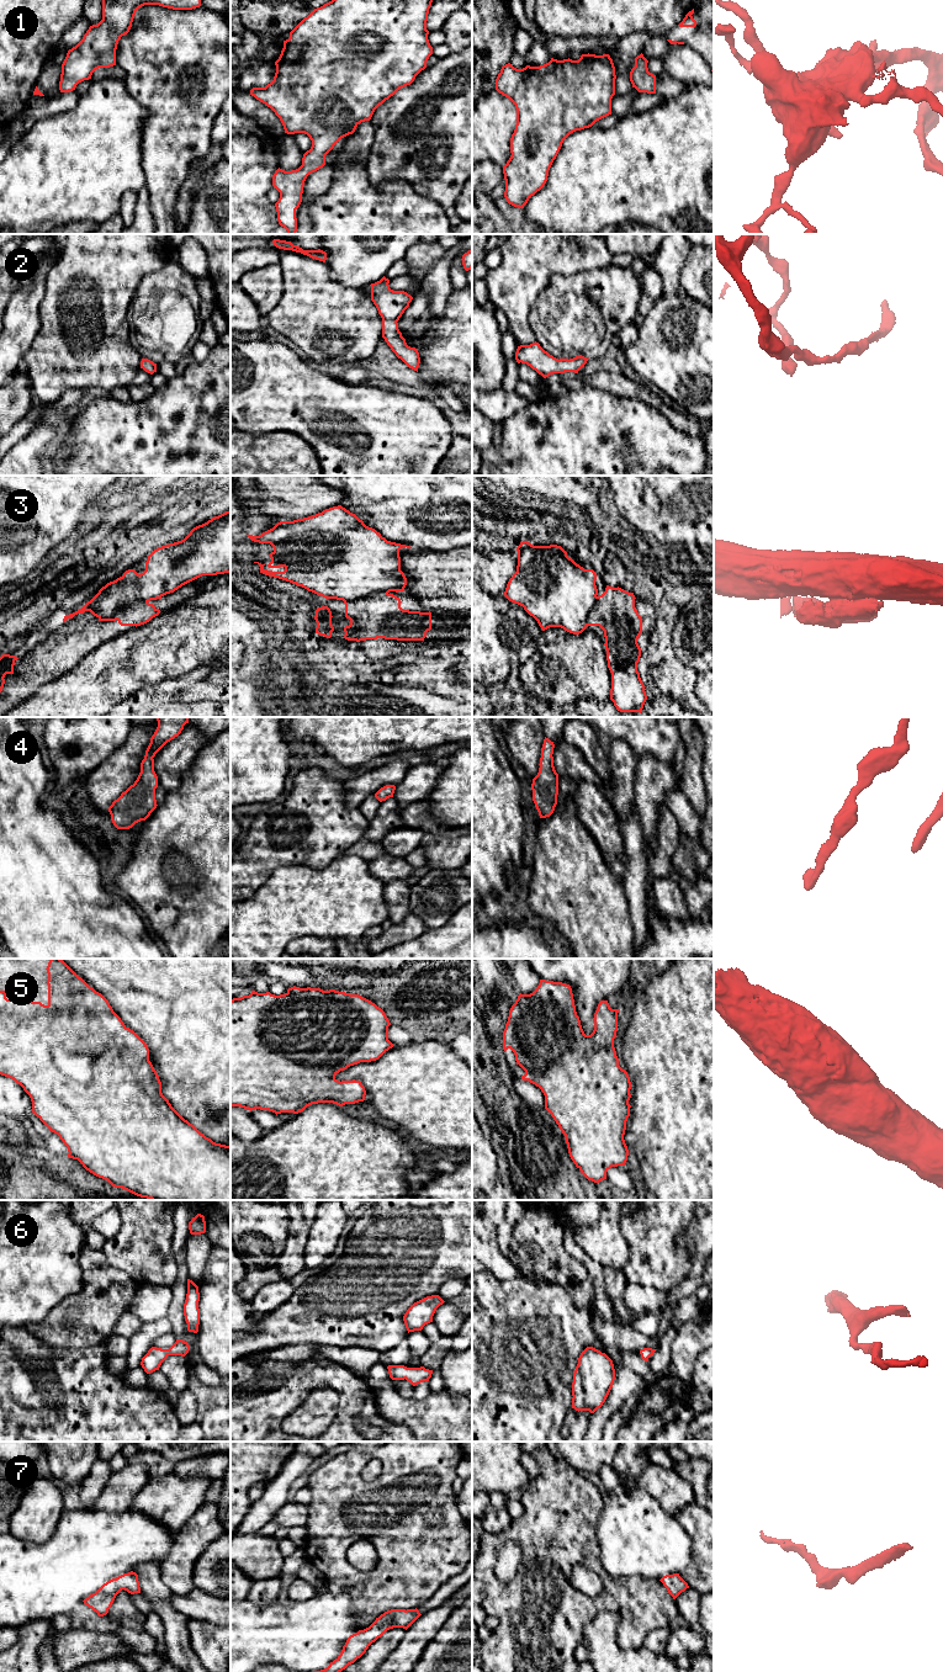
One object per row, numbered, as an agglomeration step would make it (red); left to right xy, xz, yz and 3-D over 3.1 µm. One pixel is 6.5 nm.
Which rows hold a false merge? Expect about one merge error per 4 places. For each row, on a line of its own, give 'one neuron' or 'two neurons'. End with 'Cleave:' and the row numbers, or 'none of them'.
1: one neuron
2: one neuron
3: two neurons
4: one neuron
5: one neuron
6: one neuron
7: one neuron
Cleave: 3

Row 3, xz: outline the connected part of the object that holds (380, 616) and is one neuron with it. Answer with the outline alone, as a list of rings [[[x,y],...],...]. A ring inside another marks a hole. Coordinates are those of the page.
[[[388,593],[344,601],[345,617],[350,620],[344,627],[344,638],[356,642],[377,638],[424,641],[431,630],[431,612],[403,610],[401,603]]]

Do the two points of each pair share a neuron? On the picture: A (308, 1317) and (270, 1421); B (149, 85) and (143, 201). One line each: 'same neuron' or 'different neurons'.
A: different neurons
B: different neurons

